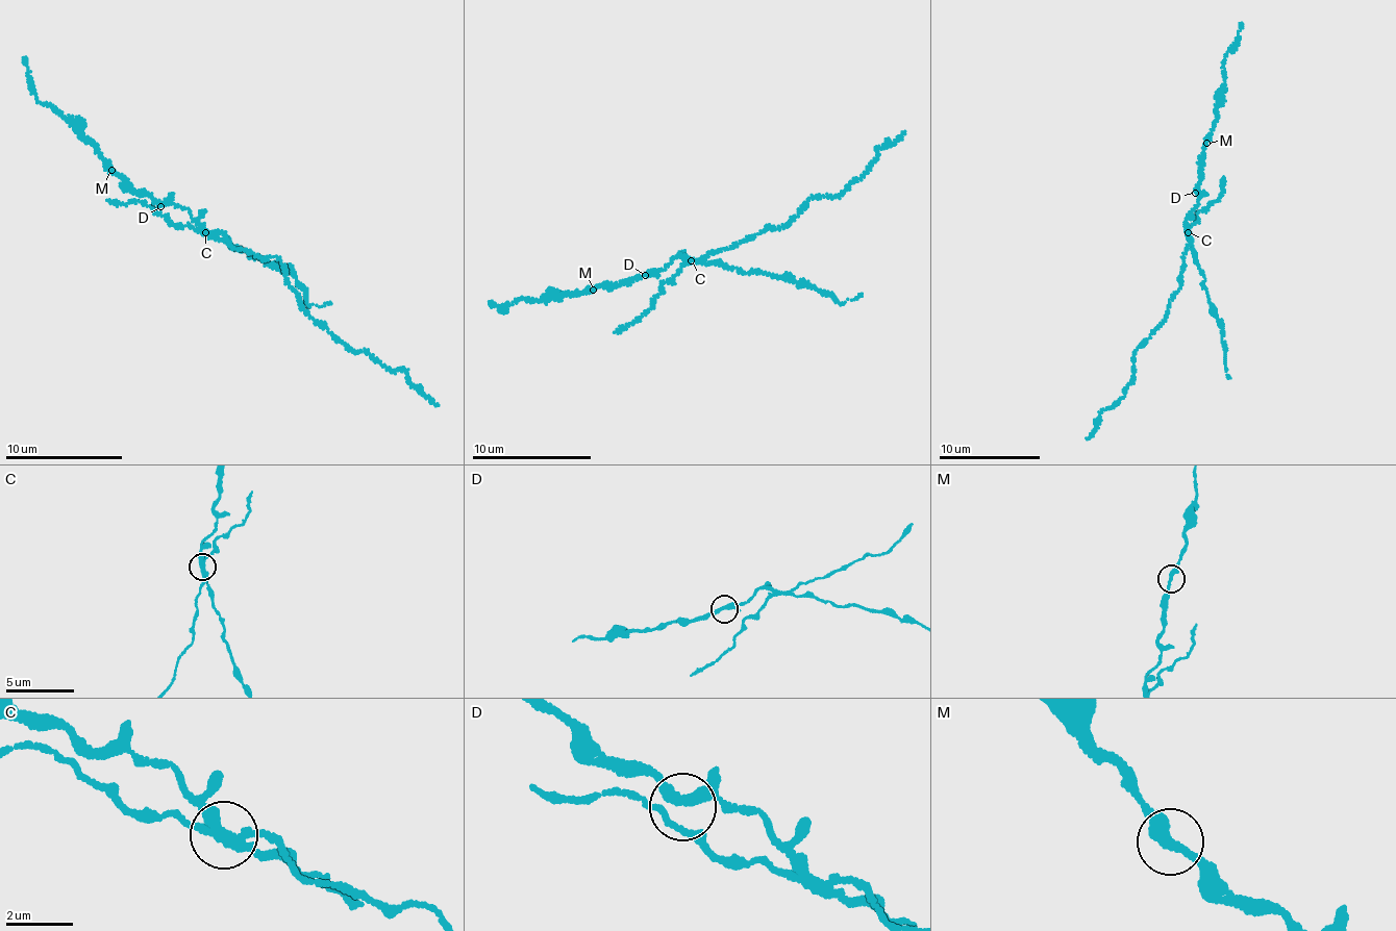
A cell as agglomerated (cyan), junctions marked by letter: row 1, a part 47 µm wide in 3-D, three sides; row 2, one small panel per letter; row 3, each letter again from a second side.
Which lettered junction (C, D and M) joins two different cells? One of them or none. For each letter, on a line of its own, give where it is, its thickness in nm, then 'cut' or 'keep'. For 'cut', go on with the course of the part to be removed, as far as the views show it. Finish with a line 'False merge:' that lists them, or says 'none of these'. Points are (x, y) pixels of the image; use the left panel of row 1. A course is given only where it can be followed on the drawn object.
C: (205, 232) | 280 nm | cut | (204, 232), (215, 230), (238, 250), (273, 256), (302, 305), (320, 327), (382, 367), (405, 372), (439, 405)
D: (160, 206) | 260 nm | keep
M: (111, 170) | 300 nm | keep
False merge: C

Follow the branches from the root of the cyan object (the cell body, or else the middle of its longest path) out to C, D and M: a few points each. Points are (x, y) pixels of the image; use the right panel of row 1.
C: (1188, 248), (1191, 242), (1188, 232)
D: (1188, 248), (1191, 242), (1187, 222), (1198, 203), (1195, 193)
M: (1188, 248), (1191, 242), (1187, 222), (1198, 201), (1195, 191), (1206, 143)

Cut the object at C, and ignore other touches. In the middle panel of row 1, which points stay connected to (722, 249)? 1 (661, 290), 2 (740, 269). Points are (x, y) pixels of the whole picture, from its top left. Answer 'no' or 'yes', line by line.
1: yes
2: no

